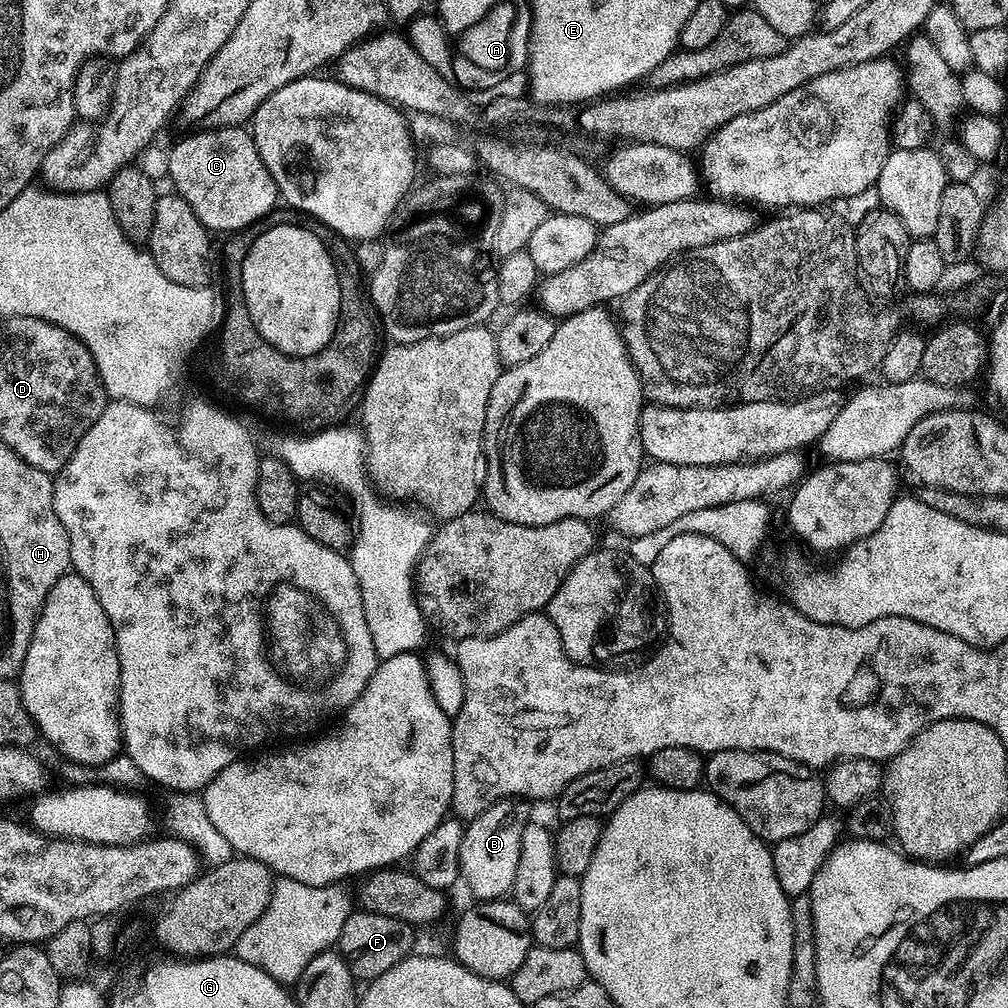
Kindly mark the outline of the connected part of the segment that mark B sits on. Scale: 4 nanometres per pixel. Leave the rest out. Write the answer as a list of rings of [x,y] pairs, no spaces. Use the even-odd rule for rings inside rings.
[[[523,799],[500,800],[494,806],[482,810],[473,820],[467,821],[460,847],[460,880],[476,895],[477,901],[499,900],[512,890],[514,874],[518,874],[518,854],[522,850],[522,830],[530,823],[529,805]]]

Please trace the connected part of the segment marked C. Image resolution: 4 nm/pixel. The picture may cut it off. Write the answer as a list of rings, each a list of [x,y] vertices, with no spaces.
[[[247,127],[205,128],[193,133],[193,136],[178,141],[169,150],[168,176],[176,187],[173,188],[175,195],[181,196],[188,203],[190,210],[194,210],[194,214],[203,222],[205,228],[213,233],[235,234],[248,229],[251,224],[261,220],[277,207],[276,183],[270,170],[266,170],[266,162],[262,162],[258,146],[254,146],[254,138]]]

